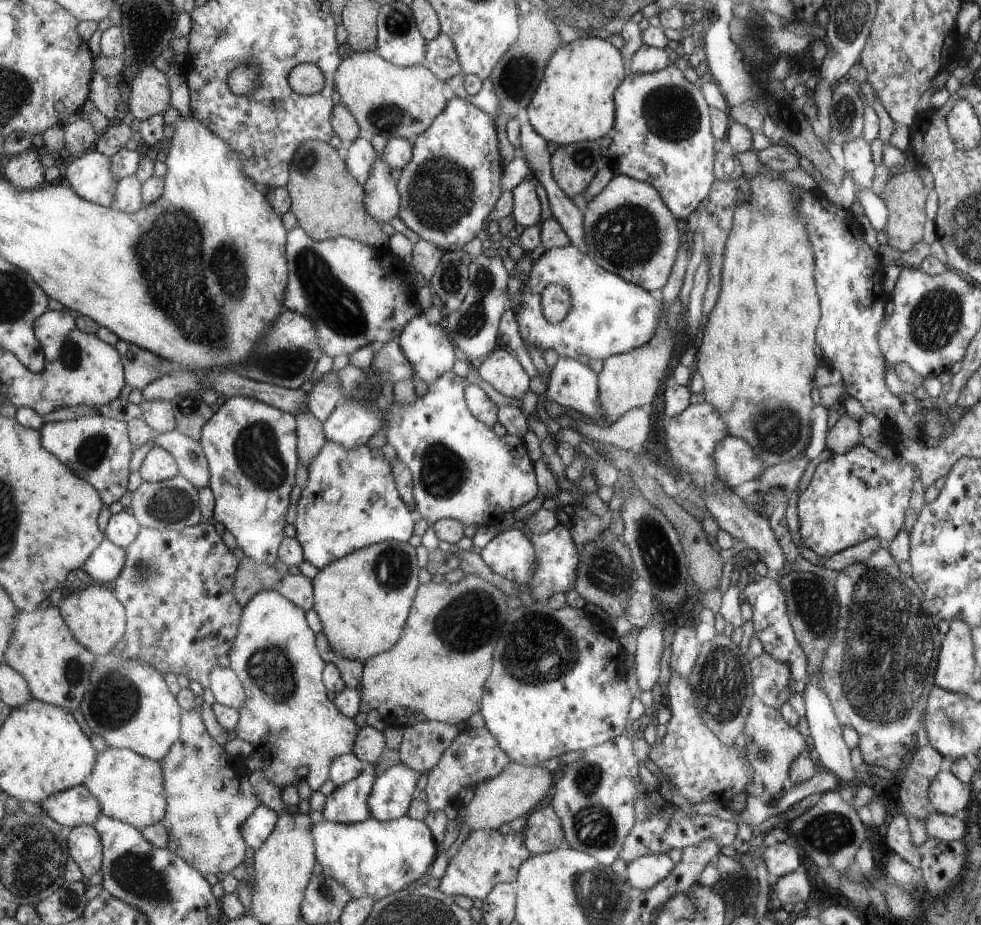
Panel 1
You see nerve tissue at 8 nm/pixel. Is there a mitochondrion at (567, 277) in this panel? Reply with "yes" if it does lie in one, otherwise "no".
no

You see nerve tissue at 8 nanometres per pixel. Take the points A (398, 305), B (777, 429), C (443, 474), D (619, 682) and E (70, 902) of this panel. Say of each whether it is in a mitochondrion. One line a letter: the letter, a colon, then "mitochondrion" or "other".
A: other
B: mitochondrion
C: mitochondrion
D: other
E: mitochondrion

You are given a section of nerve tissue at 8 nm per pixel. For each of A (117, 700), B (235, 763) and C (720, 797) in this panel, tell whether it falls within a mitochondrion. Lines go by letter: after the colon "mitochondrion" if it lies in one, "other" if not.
A: mitochondrion
B: other
C: other

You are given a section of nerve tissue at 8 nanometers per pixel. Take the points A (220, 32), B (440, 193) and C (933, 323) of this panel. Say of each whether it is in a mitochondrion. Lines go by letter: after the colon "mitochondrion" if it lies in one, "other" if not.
A: mitochondrion
B: mitochondrion
C: mitochondrion

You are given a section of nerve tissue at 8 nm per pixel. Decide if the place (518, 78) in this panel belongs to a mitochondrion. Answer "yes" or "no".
yes

